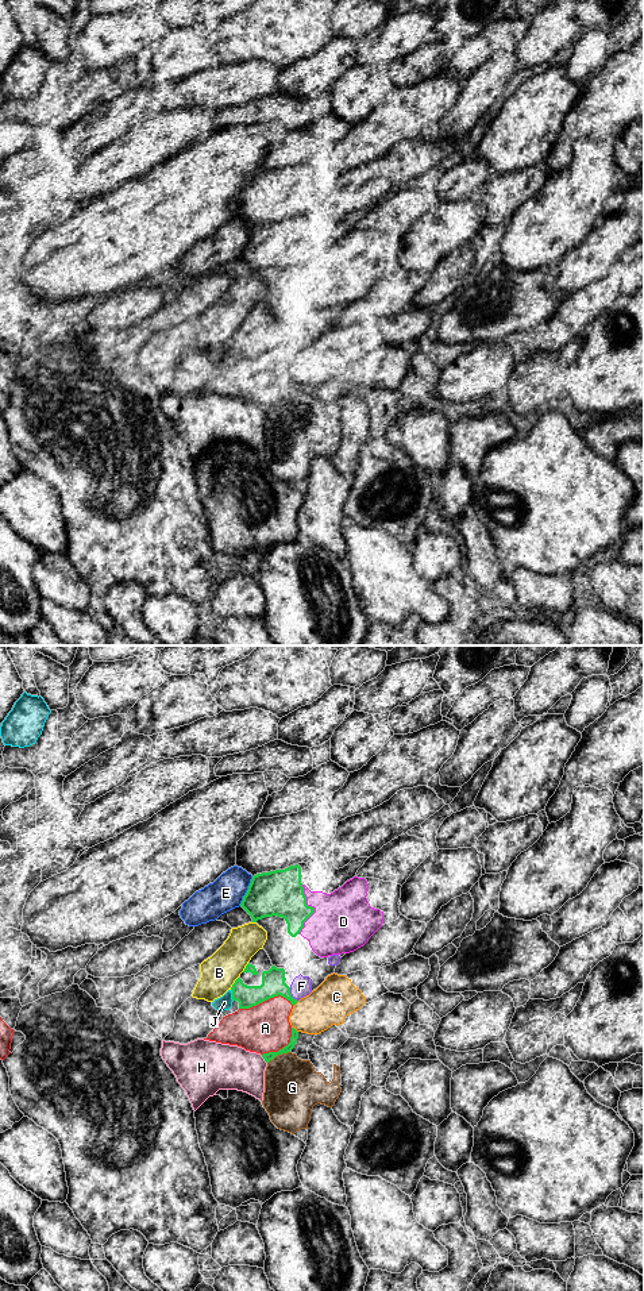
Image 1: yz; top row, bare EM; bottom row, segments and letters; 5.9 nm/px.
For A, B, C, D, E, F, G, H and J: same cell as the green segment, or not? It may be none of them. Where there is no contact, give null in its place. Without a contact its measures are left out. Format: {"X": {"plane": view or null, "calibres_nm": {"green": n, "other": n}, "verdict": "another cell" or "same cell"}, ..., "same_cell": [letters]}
{"A": {"plane": "yz", "calibres_nm": {"green": 140, "other": 300}, "verdict": "another cell"}, "B": {"plane": "yz", "calibres_nm": {"green": 140, "other": 220}, "verdict": "another cell"}, "C": {"plane": "yz", "calibres_nm": {"green": 50, "other": 240}, "verdict": "another cell"}, "D": {"plane": "yz", "calibres_nm": {"green": 280, "other": 360}, "verdict": "another cell"}, "E": {"plane": "yz", "calibres_nm": {"green": 280, "other": 200}, "verdict": "another cell"}, "F": {"plane": "yz", "calibres_nm": {"green": 140, "other": 130}, "verdict": "another cell"}, "G": {"plane": "yz", "calibres_nm": {"green": 50, "other": 340}, "verdict": "another cell"}, "H": {"plane": "yz", "calibres_nm": {"green": 50, "other": 280}, "verdict": "another cell"}, "J": {"plane": "yz", "calibres_nm": {"green": 140, "other": 90}, "verdict": "another cell"}, "same_cell": []}

